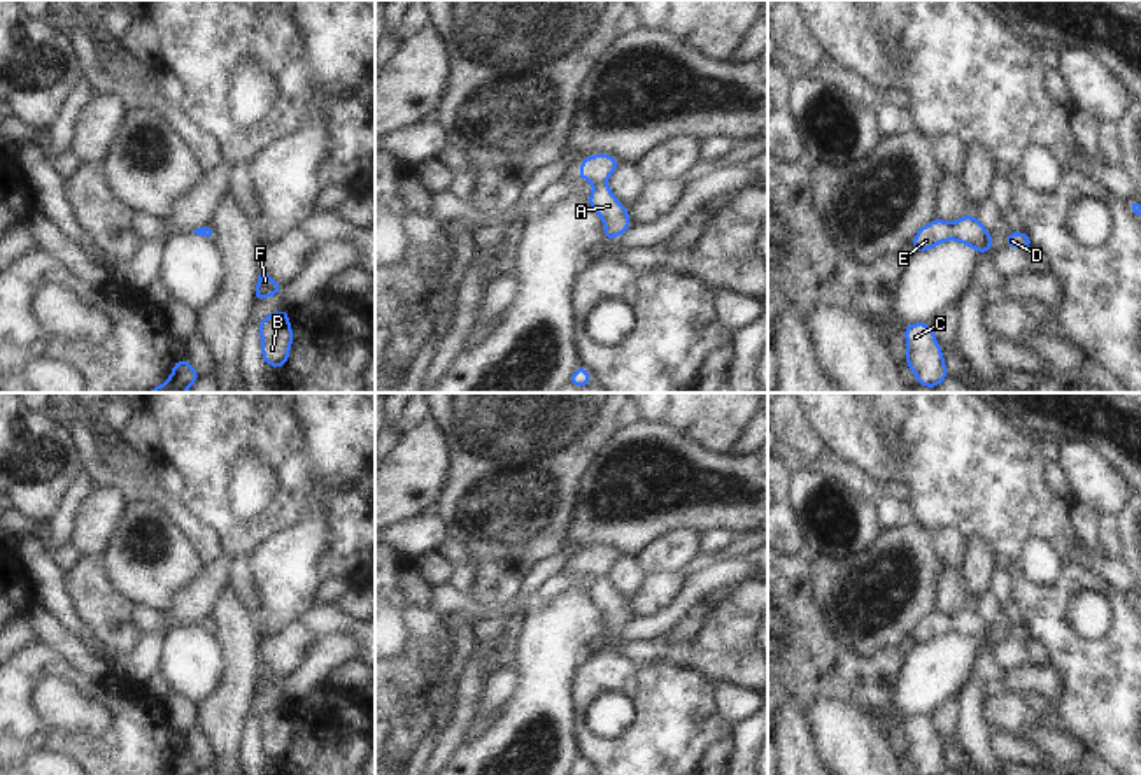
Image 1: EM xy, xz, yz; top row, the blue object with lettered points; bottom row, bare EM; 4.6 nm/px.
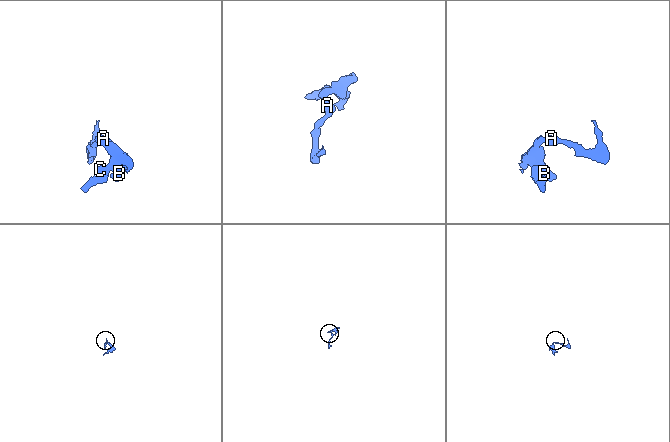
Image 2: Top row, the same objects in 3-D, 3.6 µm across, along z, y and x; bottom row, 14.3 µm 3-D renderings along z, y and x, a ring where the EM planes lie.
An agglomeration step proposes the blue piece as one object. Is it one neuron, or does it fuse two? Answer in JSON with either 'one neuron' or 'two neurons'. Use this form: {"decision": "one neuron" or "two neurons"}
{"decision": "one neuron"}

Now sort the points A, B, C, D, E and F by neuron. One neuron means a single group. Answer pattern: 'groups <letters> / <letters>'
groups A B C D E F

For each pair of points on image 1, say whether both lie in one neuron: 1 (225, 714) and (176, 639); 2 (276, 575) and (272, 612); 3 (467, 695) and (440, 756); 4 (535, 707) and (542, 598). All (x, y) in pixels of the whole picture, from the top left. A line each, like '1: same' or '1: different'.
1: different
2: same
3: same
4: different

